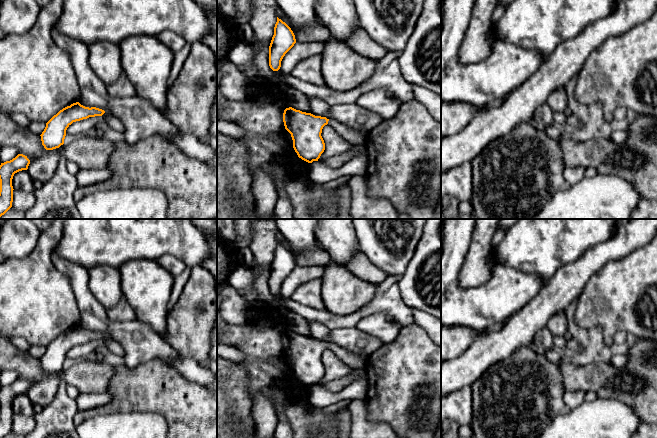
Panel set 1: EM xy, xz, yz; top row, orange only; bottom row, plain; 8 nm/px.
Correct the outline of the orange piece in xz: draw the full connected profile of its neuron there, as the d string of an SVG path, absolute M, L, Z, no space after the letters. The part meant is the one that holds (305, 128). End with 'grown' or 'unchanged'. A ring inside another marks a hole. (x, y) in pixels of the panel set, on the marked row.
M292 107L284 110L283 122L285 129L291 134L293 148L298 157L308 163L318 161L325 150L321 133L327 124L351 145L365 145L369 137L369 132L358 131L336 120L315 116Z; grown

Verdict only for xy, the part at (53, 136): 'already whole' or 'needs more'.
already whole

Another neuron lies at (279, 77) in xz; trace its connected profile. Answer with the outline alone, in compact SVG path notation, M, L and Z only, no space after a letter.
M281 67L278 71L273 71L273 77L274 77L274 81L275 83L281 85L282 87L285 87L286 85L286 81L285 78L287 77L288 74L285 74Z

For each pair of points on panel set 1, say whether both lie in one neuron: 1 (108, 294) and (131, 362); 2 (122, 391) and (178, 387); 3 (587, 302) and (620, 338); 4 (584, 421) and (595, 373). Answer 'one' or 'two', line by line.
1: two
2: one
3: two
4: two

